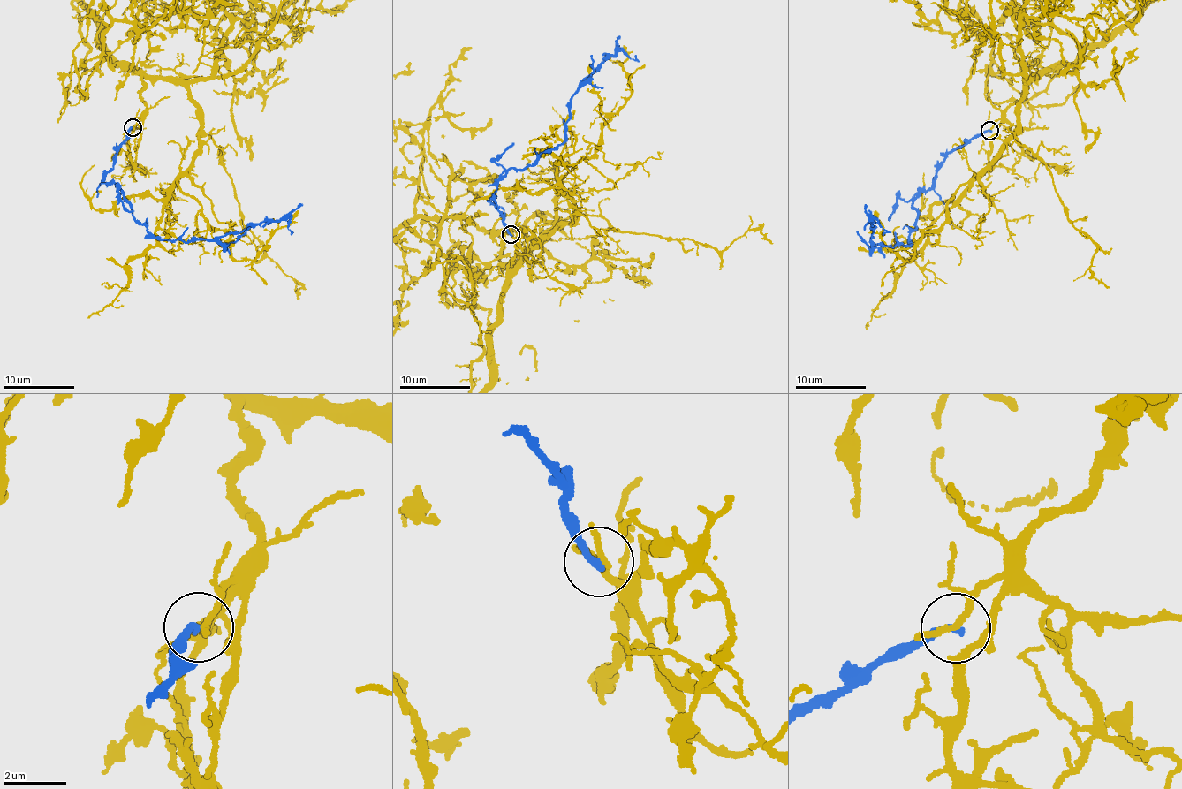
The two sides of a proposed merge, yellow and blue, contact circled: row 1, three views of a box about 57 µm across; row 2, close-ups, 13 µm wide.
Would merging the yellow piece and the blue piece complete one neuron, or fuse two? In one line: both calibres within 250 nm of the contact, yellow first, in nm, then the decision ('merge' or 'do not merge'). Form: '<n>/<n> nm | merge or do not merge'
170/240 nm | do not merge

